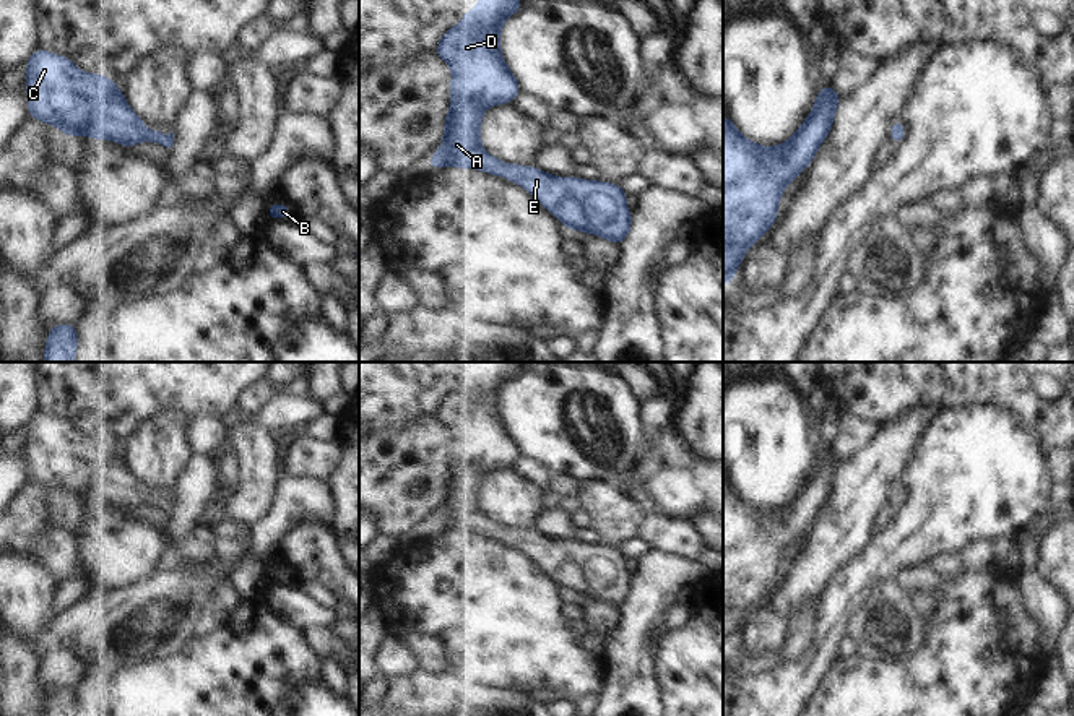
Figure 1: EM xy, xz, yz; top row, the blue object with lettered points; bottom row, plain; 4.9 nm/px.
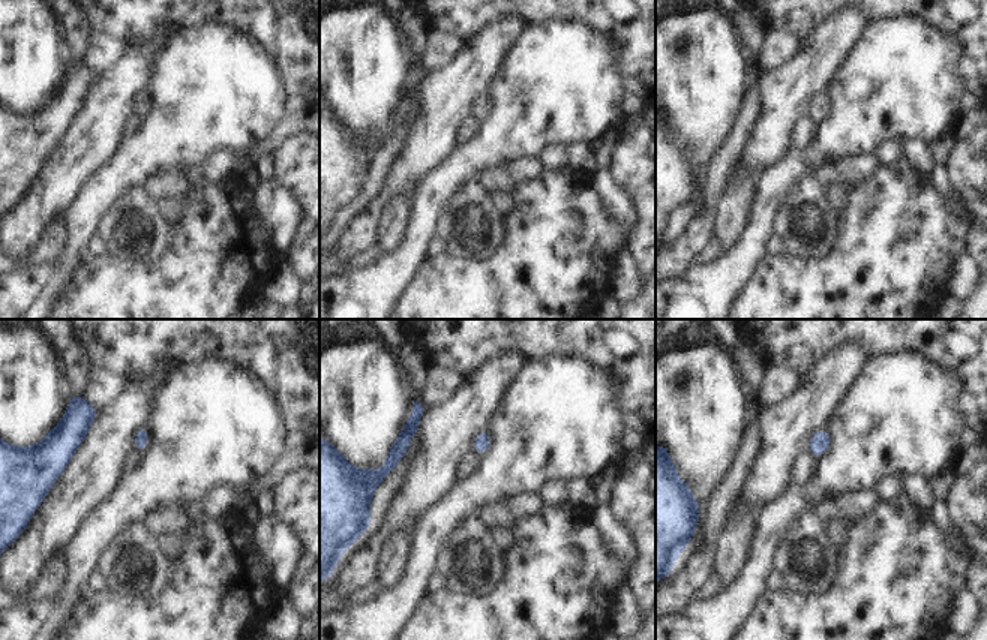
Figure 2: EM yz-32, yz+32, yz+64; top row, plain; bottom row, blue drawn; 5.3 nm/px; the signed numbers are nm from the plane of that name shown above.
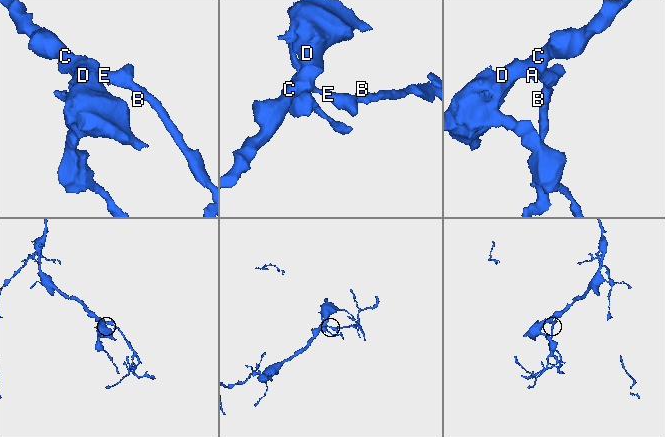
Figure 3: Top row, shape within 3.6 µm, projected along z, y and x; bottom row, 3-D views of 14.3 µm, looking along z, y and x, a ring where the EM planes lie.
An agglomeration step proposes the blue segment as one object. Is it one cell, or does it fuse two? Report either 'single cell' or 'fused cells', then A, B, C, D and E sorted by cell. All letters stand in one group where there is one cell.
single cell; A B C D E

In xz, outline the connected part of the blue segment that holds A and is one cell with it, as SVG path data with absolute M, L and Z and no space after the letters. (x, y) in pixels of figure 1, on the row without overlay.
M479 362L479 367L473 373L463 375L463 382L439 403L434 417L452 433L450 471L444 485L444 503L427 524L427 533L474 533L505 541L531 557L567 594L593 597L622 609L632 593L632 575L626 568L629 557L619 547L585 544L577 539L556 541L538 529L505 528L483 513L483 476L492 469L512 468L522 455L522 448L502 421L500 398L504 385L523 370L525 365L520 362Z

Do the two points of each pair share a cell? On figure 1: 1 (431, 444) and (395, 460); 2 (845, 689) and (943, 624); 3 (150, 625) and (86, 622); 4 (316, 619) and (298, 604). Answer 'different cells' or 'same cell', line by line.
1: same cell
2: same cell
3: same cell
4: same cell

